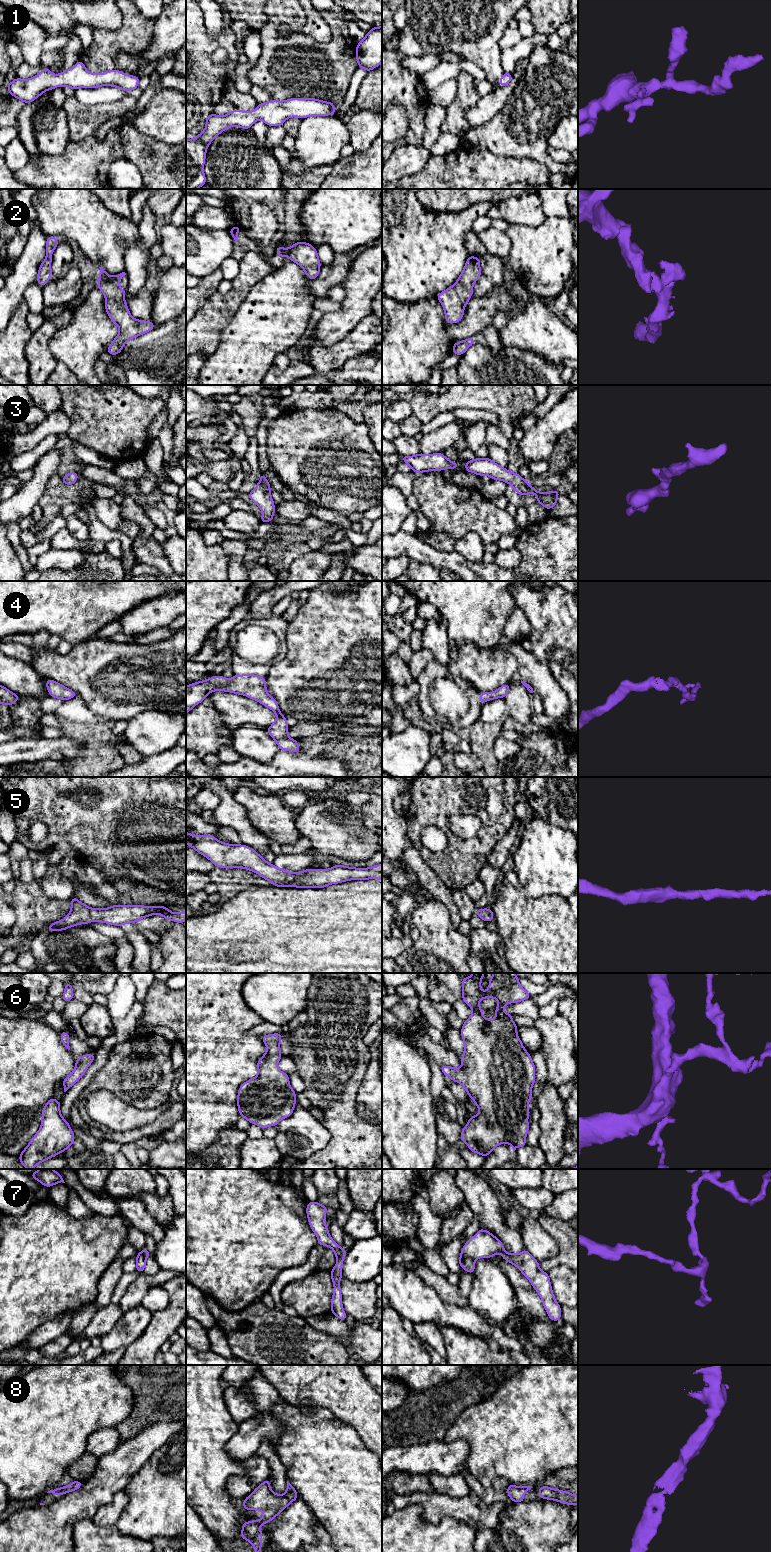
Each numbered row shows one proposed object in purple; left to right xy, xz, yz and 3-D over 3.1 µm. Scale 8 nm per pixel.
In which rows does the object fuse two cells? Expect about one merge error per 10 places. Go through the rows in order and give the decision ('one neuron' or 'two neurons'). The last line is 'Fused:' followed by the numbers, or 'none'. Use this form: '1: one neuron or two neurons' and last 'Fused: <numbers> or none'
1: one neuron
2: one neuron
3: one neuron
4: one neuron
5: one neuron
6: one neuron
7: two neurons
8: one neuron
Fused: 7

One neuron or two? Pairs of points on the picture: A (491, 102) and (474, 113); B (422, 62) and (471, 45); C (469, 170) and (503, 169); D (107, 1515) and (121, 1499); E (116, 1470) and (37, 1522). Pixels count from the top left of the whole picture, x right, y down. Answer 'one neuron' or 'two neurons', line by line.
A: one neuron
B: two neurons
C: one neuron
D: one neuron
E: one neuron

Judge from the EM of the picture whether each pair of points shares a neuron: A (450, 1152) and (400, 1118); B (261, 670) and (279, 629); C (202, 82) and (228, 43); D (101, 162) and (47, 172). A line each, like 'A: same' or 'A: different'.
A: different
B: same
C: same
D: same

